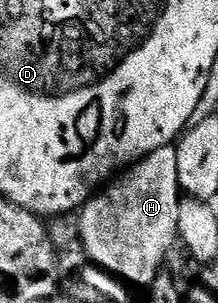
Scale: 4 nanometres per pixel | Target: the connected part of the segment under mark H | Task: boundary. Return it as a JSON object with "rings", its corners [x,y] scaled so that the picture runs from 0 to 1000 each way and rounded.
{"rings":[[[748,479],[725,498],[674,505],[569,578],[518,624],[482,620],[362,693],[367,776],[427,871],[583,937],[679,947],[748,878],[743,828],[821,766],[835,627],[817,604],[807,479]]]}

